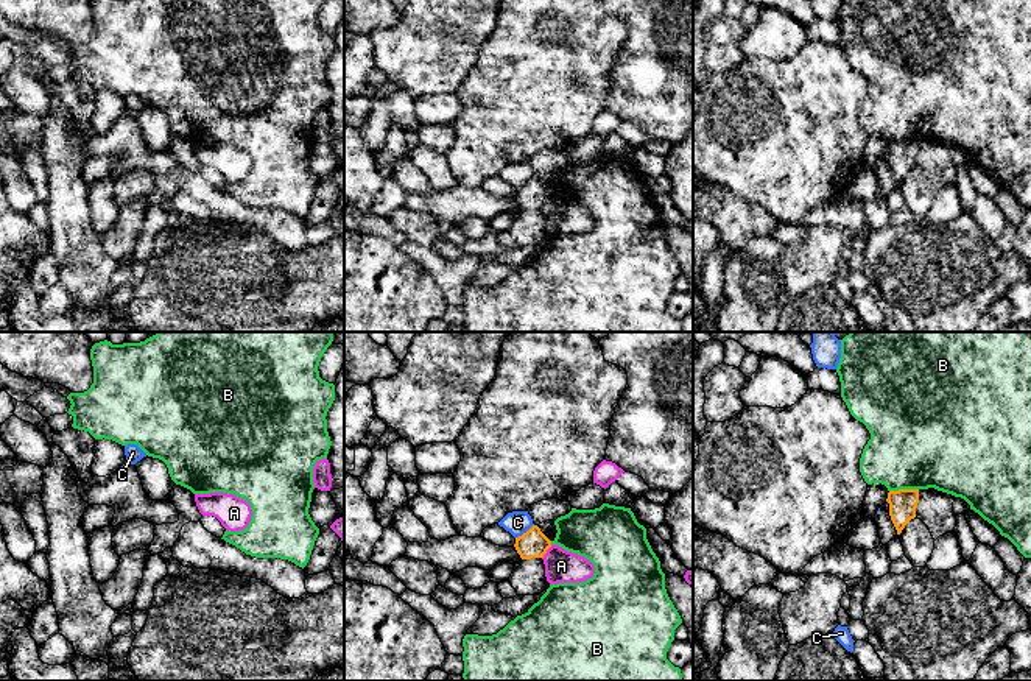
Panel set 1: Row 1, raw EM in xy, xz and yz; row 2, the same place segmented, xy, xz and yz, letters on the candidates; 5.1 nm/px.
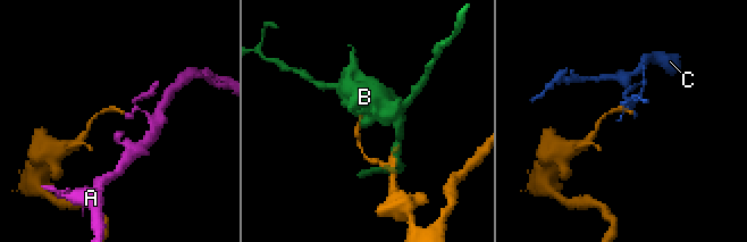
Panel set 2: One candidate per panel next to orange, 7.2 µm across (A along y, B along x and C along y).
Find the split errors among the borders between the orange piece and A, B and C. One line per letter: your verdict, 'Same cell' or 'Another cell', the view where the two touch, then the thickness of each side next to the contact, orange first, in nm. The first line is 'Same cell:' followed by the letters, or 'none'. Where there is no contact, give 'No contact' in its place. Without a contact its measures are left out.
Same cell: none
A: Another cell. Touches orange in xz. Thickness 140 nm (orange) against 170 nm
B: Another cell. Touches orange in yz. Thickness 140 nm (orange) against 480 nm
C: Another cell. Touches orange in xz. Thickness 140 nm (orange) against 130 nm

